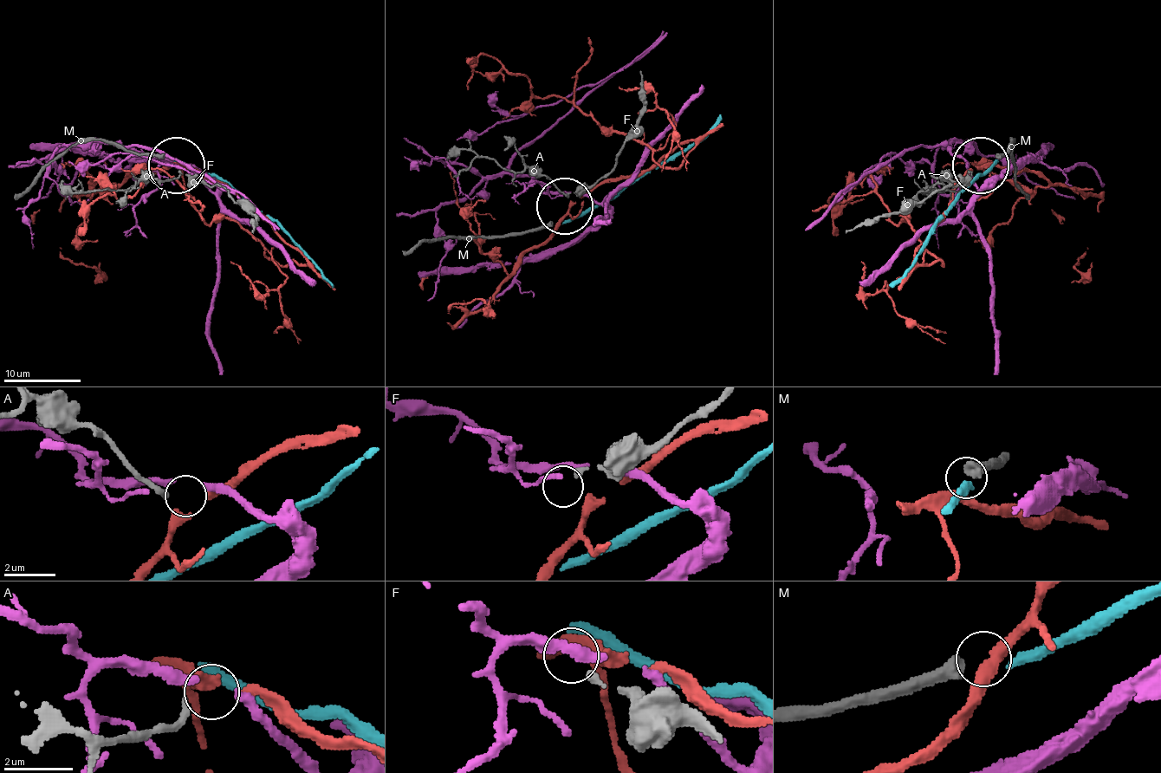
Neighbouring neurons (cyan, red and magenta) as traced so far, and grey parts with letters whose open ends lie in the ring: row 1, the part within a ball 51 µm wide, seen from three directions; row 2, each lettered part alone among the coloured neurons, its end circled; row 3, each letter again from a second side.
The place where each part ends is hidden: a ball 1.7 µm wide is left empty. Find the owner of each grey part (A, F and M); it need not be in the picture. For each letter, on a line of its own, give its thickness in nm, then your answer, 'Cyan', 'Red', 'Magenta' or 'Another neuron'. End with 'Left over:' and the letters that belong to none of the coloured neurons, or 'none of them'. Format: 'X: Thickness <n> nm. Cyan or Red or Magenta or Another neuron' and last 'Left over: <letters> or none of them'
A: Thickness 160 nm. Red
F: Thickness 200 nm. Another neuron
M: Thickness 440 nm. Cyan
Left over: F

